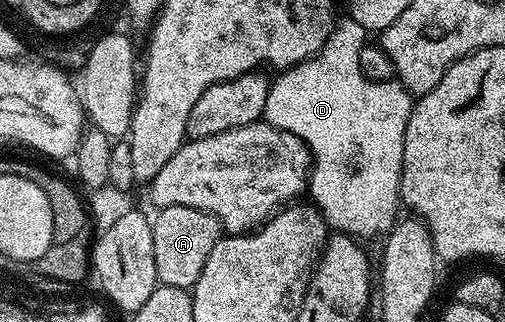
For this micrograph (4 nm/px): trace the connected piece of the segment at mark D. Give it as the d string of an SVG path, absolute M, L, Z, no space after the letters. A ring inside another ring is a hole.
M340 19L335 24L336 29L330 39L315 57L281 72L277 76L280 78L269 84L263 120L276 129L281 129L283 133L289 133L304 141L308 152L312 154L311 200L329 226L336 233L344 233L353 239L380 239L396 224L396 208L401 208L402 205L402 151L406 139L406 123L412 114L414 97L399 80L371 81L365 73L360 72L358 55L362 55L362 47L370 37L369 30L364 29L362 23Z

